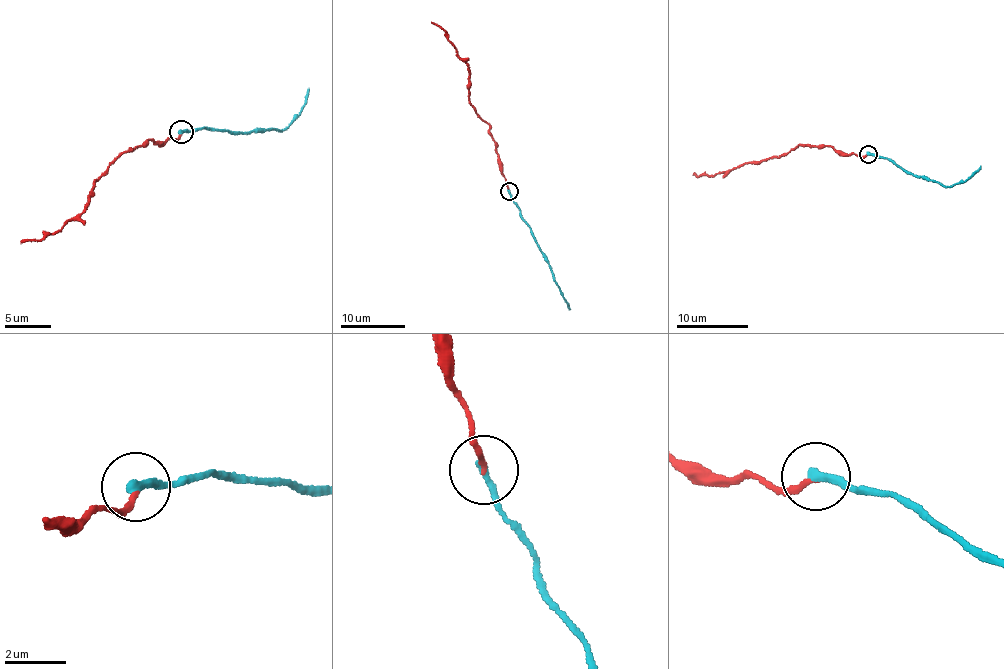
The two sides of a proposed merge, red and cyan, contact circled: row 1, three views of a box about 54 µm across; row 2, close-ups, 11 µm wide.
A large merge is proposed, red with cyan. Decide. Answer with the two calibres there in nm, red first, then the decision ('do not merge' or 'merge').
calibres 170 and 280 nm; do not merge

